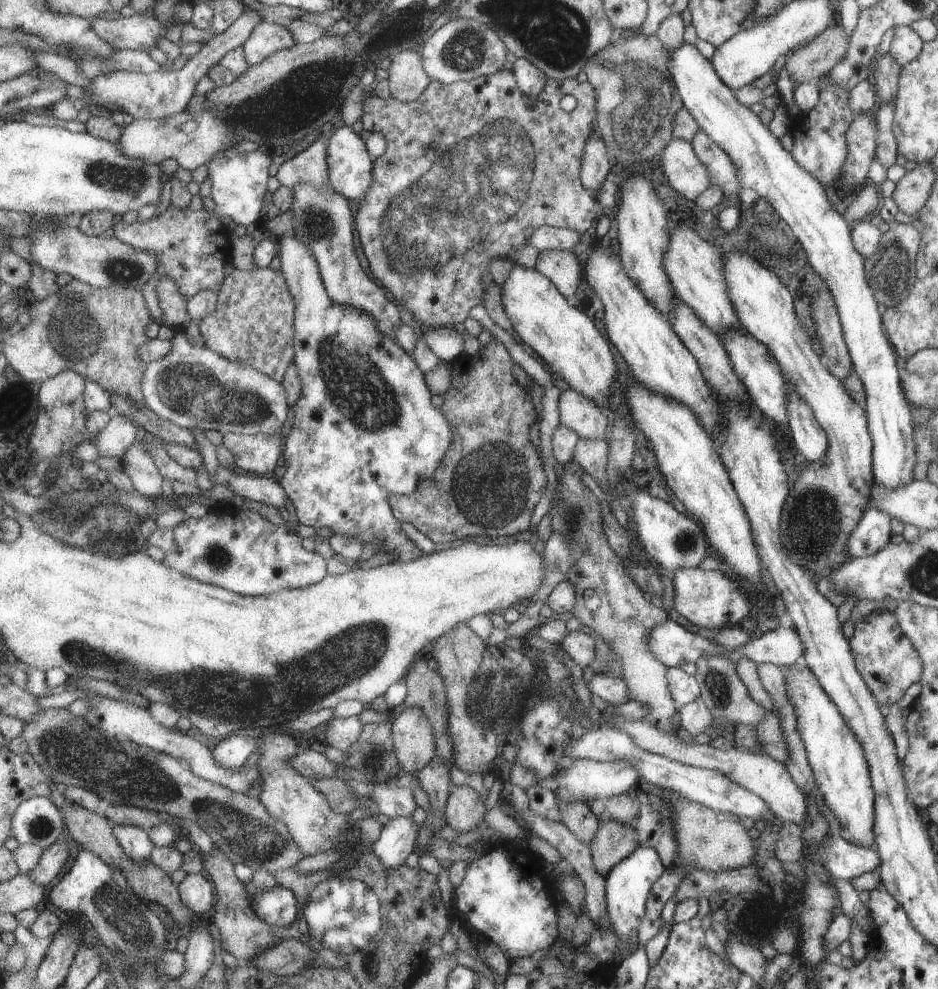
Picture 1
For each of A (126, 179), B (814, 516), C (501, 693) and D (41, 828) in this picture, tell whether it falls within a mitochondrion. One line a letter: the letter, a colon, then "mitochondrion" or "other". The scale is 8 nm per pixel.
A: mitochondrion
B: mitochondrion
C: mitochondrion
D: mitochondrion

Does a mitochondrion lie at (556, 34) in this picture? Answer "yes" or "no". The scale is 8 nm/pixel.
yes

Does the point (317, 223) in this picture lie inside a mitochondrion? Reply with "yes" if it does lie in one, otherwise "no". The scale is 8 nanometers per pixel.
yes

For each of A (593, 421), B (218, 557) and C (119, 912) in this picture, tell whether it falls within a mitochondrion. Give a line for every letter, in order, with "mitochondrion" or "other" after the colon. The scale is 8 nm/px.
A: other
B: mitochondrion
C: mitochondrion

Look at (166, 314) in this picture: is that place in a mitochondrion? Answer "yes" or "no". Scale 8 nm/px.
no

